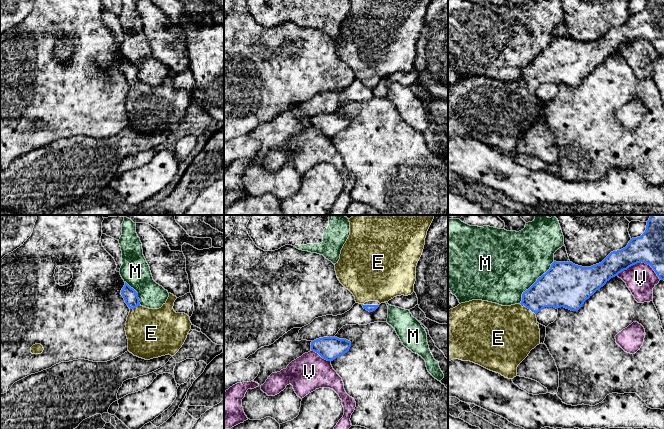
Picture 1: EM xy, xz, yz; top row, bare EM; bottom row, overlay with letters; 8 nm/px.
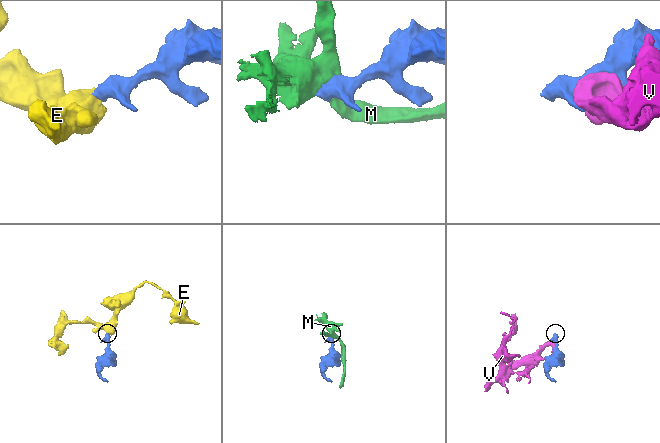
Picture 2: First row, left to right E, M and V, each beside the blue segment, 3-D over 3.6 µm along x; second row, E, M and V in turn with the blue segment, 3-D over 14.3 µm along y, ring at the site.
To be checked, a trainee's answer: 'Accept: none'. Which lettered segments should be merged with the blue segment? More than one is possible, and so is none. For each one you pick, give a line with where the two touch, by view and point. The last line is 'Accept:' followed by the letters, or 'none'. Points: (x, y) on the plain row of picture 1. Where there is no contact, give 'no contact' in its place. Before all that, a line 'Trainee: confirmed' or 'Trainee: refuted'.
Trainee: refuted
E: contact yz (528, 84)
Accept: E

